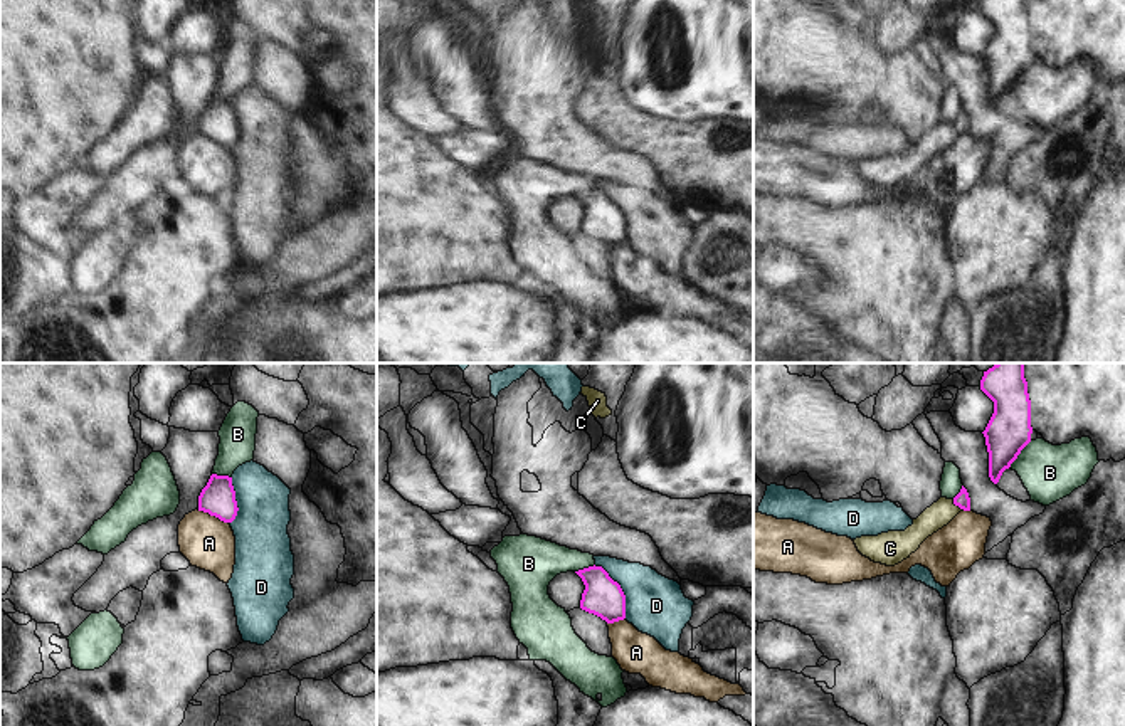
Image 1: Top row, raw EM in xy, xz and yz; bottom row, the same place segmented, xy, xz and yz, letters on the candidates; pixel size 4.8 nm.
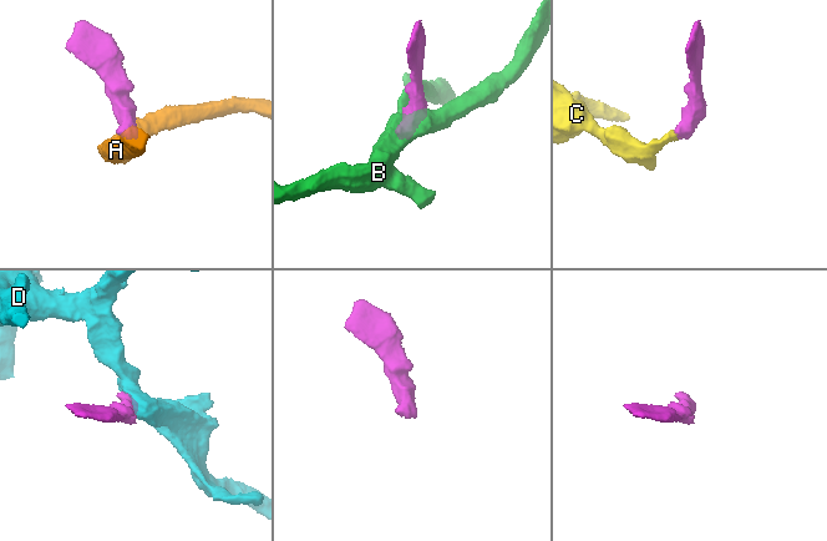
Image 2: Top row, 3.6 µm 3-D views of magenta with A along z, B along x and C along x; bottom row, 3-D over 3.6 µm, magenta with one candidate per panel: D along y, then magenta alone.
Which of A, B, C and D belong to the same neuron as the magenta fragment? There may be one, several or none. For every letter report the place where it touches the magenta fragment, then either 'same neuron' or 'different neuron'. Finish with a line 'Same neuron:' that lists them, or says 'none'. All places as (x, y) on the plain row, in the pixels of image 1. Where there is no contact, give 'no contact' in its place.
A: xy (212, 138) | different neuron
B: yz (1019, 76) | different neuron
C: yz (955, 128) | same neuron
D: xz (621, 212) | different neuron
Same neuron: C

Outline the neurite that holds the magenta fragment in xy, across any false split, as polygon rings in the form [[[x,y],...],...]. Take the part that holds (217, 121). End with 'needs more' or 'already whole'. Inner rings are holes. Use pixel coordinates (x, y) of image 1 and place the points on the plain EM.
[[[212,97],[198,119],[198,134],[232,146],[239,134],[232,101]]]; already whole

